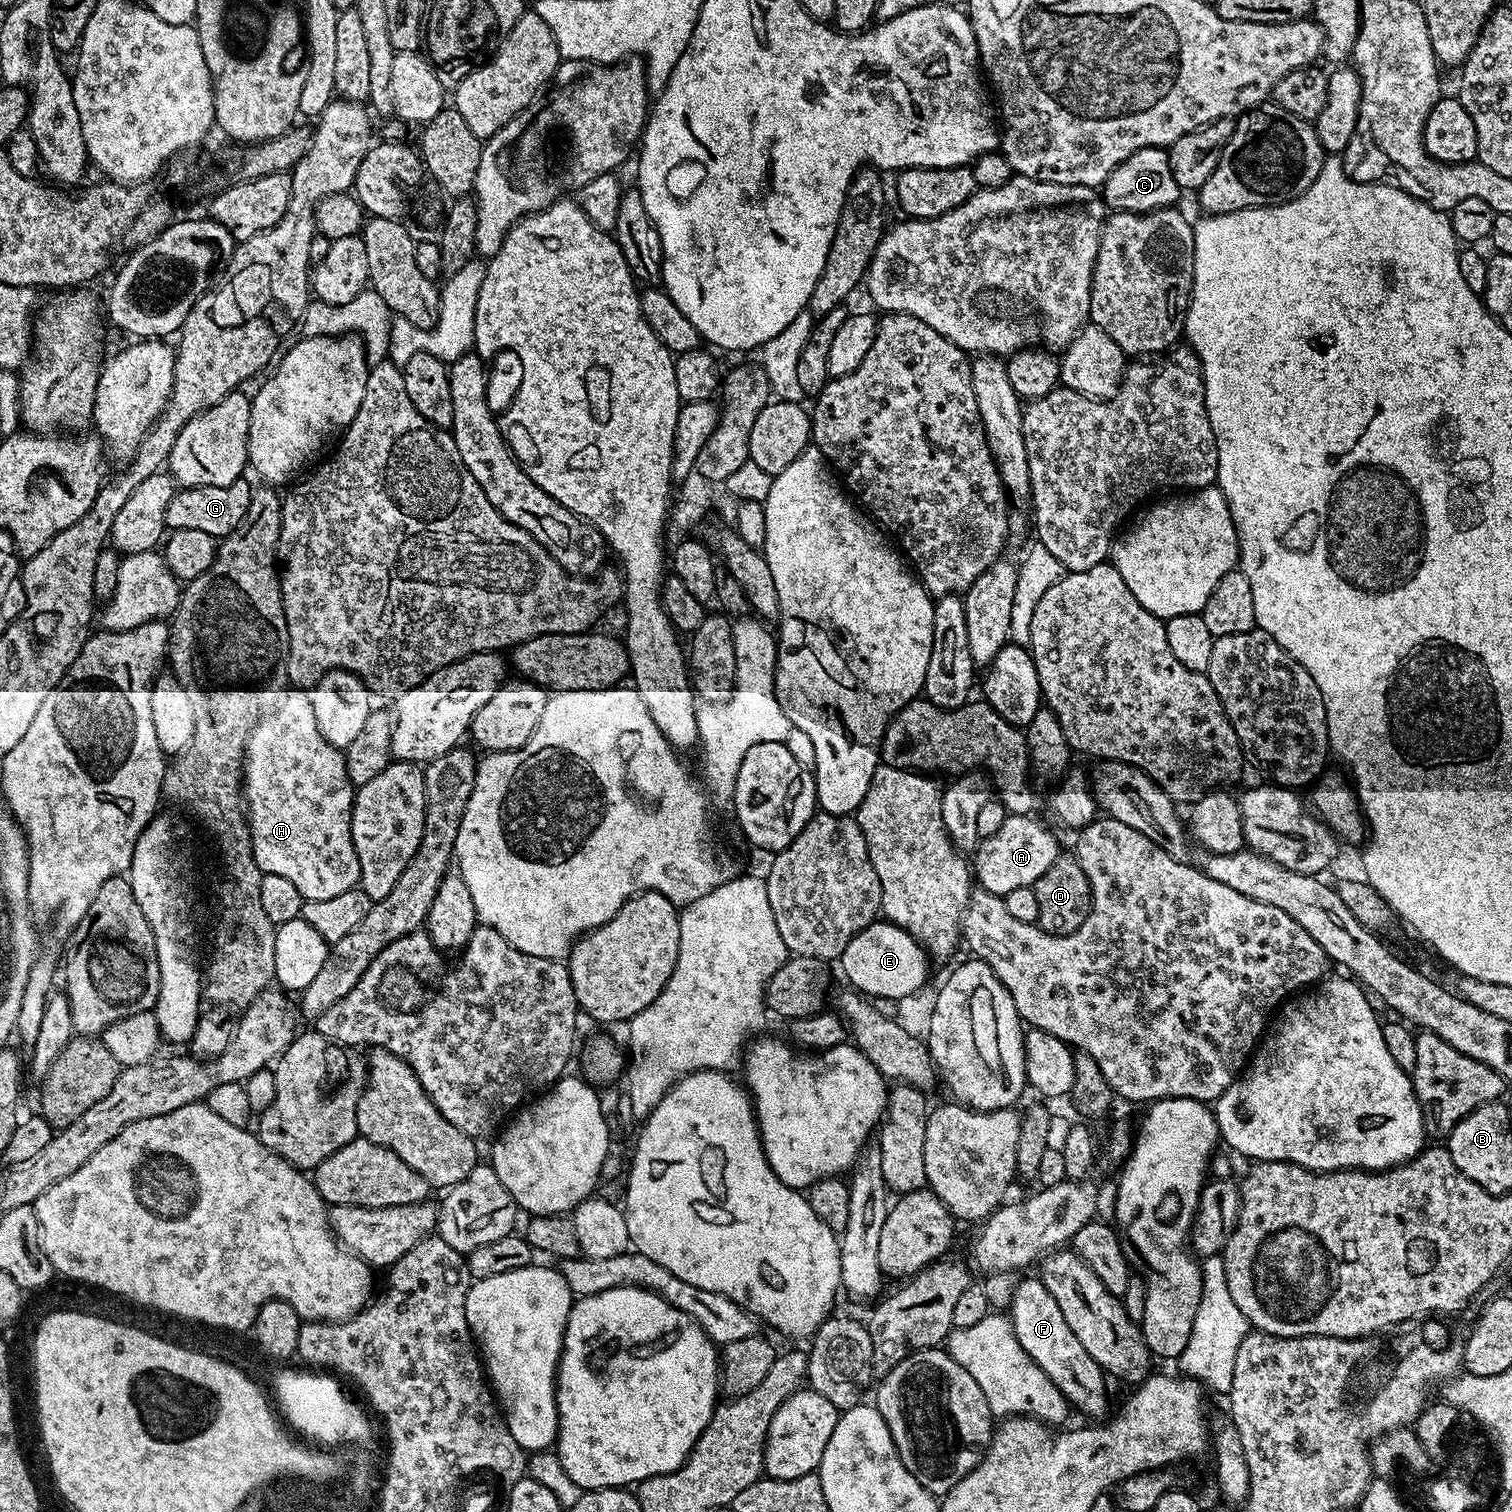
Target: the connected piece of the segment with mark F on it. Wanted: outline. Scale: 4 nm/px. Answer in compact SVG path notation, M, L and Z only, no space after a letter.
M1043 1279L1019 1281L1010 1305L1010 1319L1018 1342L1022 1342L1022 1350L1030 1354L1035 1364L1042 1366L1046 1378L1050 1378L1050 1382L1054 1382L1054 1386L1062 1390L1062 1394L1075 1411L1077 1408L1088 1416L1109 1415L1109 1381L1106 1379L1106 1373L1098 1366L1098 1362L1094 1362L1094 1358L1090 1358L1086 1346L1078 1342L1074 1330L1066 1326L1062 1309L1059 1308L1058 1302L1054 1302L1054 1294L1046 1290Z

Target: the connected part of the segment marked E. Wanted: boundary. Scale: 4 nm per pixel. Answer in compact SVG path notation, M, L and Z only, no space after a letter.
M883 918L854 934L838 961L838 967L855 991L869 998L877 996L894 1001L907 1000L919 993L916 991L928 980L928 964L930 957L922 945L909 932Z

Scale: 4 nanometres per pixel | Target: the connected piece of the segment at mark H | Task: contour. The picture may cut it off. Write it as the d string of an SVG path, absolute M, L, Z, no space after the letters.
M304 690L290 692L278 706L260 717L244 746L242 795L252 835L252 853L261 872L286 878L305 900L335 898L360 882L358 854L352 837L354 785L346 774L343 751L326 742L322 730L318 730L318 722L314 722L311 695Z

